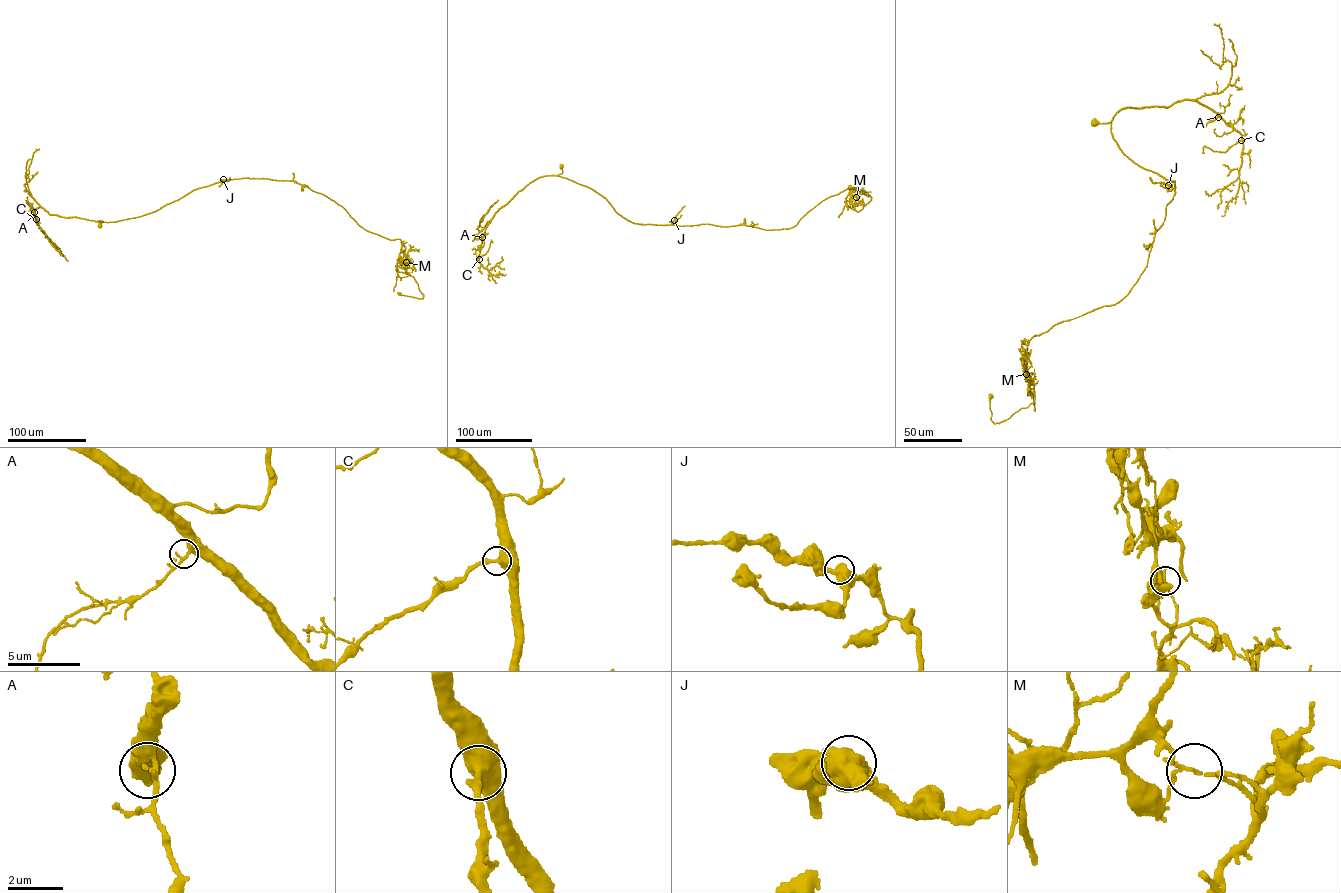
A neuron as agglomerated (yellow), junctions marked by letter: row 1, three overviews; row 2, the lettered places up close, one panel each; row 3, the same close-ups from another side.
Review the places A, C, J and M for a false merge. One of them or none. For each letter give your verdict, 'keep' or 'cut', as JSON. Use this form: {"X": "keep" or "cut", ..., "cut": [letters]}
{"A": "keep", "C": "keep", "J": "keep", "M": "cut", "cut": ["M"]}

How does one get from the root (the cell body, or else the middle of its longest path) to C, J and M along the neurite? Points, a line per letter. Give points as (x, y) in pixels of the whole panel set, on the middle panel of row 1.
C: (562, 166), (561, 173), (531, 181), (495, 213), (485, 229), (479, 259)
J: (562, 166), (562, 172), (556, 175), (594, 190), (632, 222), (663, 225), (672, 224), (674, 220)
M: (562, 166), (556, 175), (591, 188), (640, 224), (790, 228), (827, 198), (855, 187), (849, 194), (856, 197)

